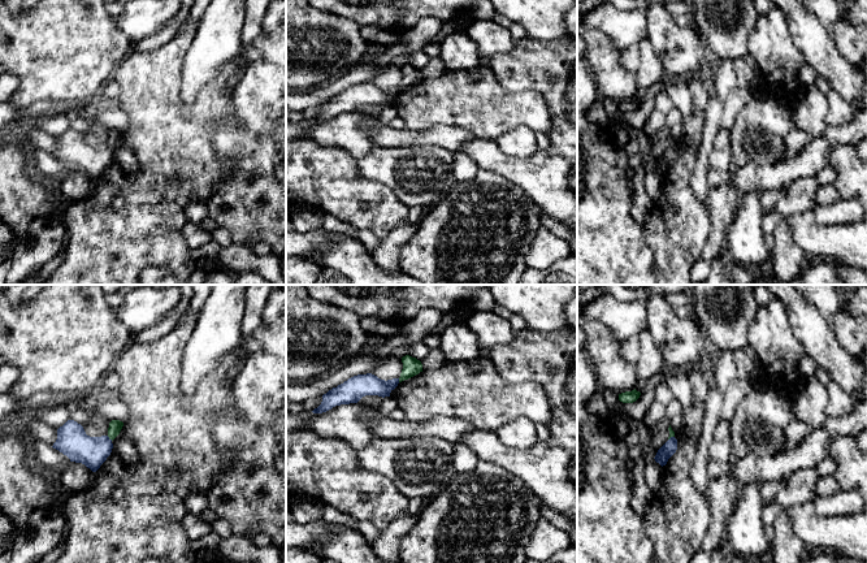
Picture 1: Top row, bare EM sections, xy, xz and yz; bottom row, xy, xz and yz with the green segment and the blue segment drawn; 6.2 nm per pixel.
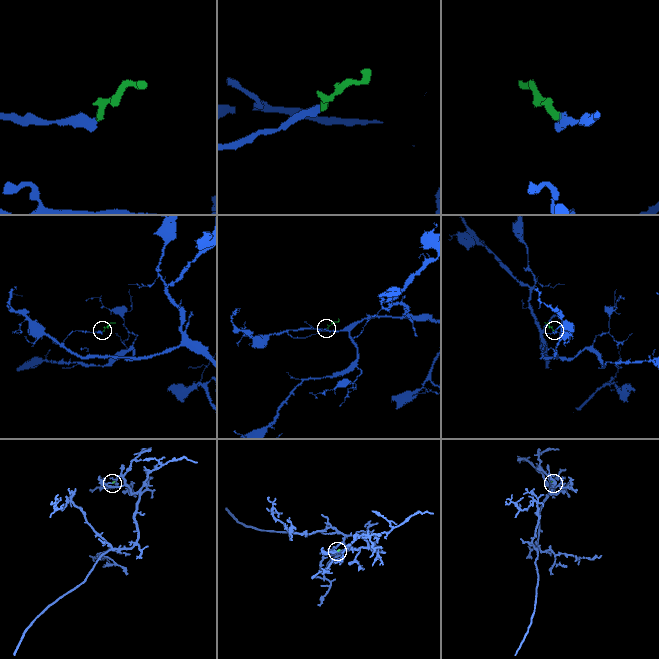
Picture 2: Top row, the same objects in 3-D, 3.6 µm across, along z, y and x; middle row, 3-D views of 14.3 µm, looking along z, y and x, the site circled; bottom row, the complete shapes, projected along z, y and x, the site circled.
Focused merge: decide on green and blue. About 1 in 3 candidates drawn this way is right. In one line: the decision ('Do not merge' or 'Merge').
Merge

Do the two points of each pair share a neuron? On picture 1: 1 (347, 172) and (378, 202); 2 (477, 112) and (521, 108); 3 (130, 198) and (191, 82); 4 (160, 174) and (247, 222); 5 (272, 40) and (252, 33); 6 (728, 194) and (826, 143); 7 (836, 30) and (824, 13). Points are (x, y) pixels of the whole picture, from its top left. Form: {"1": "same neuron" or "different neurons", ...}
{"1": "same neuron", "2": "same neuron", "3": "different neurons", "4": "different neurons", "5": "different neurons", "6": "different neurons", "7": "same neuron"}

